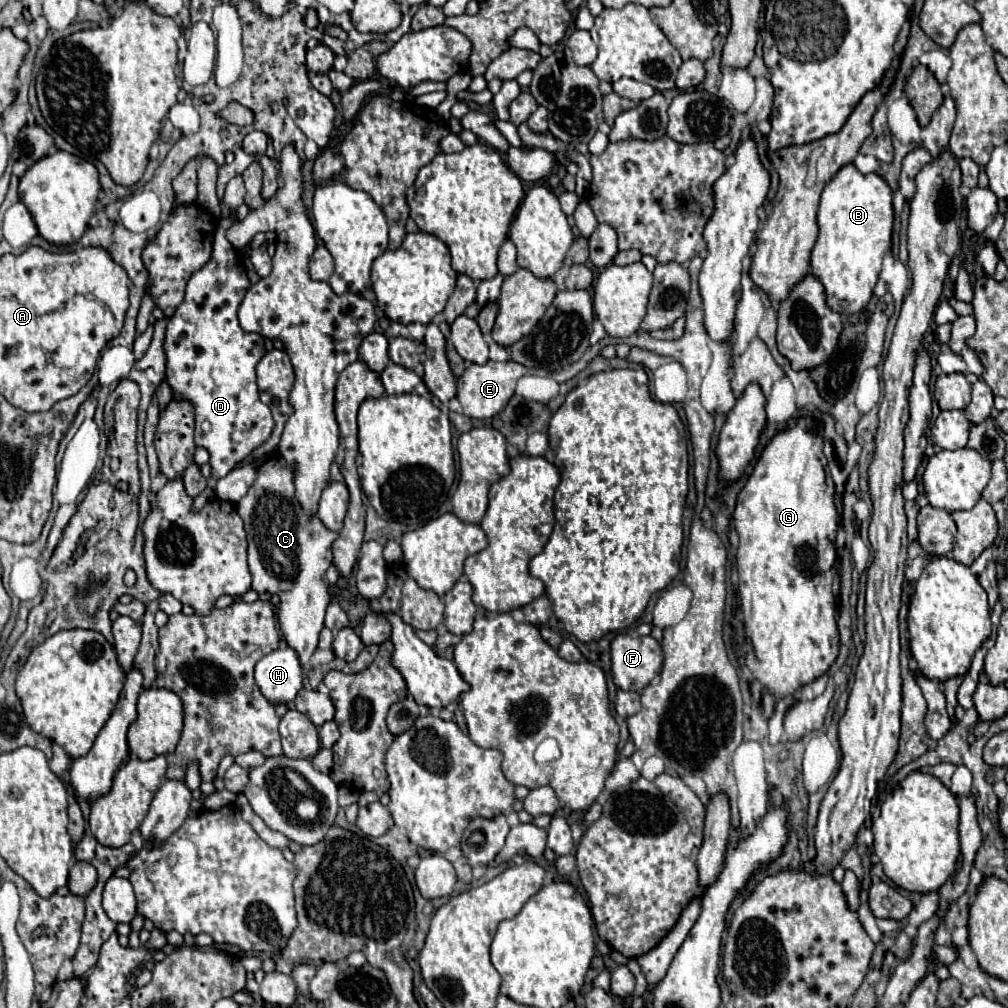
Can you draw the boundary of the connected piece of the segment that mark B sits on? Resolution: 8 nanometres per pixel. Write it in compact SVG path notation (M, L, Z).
M854 163L844 165L822 191L820 233L810 257L812 275L824 285L828 305L840 313L862 311L874 291L892 237L892 189L878 173L862 175Z

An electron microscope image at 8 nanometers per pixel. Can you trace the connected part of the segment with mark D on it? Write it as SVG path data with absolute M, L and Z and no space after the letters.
M234 217L218 223L212 259L190 277L184 301L174 317L168 319L164 339L166 381L176 397L188 399L194 405L194 441L210 453L212 485L268 441L274 429L272 413L260 401L256 387L256 365L266 353L264 339L256 333L244 333L236 315L250 281L234 247L226 239L226 231L234 223Z

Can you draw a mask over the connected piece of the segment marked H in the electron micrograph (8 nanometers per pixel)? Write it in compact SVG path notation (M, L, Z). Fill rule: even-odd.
M284 645L256 663L256 683L272 703L288 703L302 689L302 665L298 653Z

